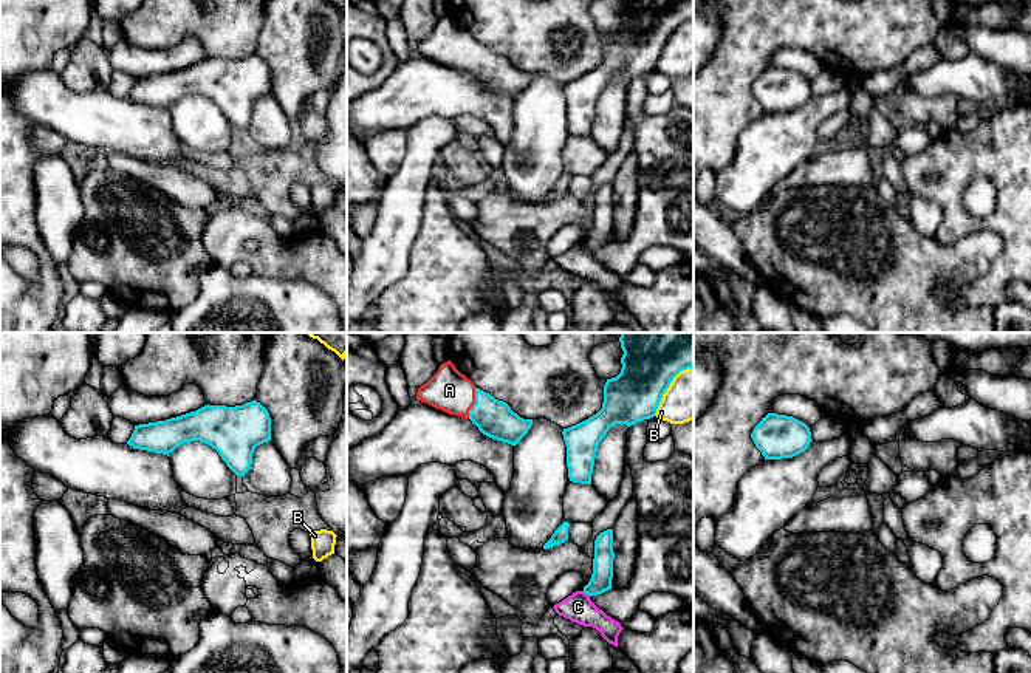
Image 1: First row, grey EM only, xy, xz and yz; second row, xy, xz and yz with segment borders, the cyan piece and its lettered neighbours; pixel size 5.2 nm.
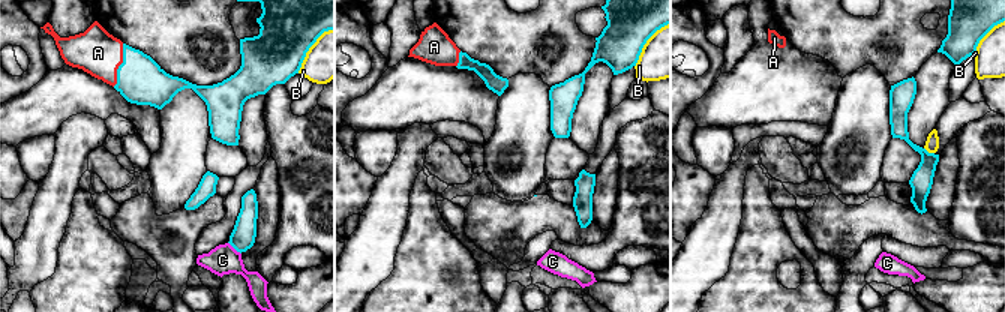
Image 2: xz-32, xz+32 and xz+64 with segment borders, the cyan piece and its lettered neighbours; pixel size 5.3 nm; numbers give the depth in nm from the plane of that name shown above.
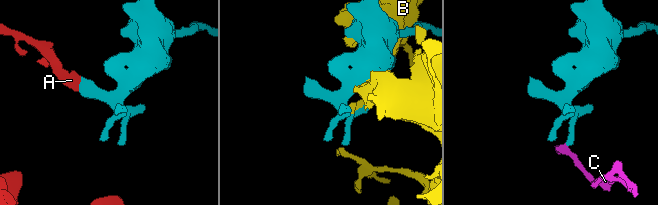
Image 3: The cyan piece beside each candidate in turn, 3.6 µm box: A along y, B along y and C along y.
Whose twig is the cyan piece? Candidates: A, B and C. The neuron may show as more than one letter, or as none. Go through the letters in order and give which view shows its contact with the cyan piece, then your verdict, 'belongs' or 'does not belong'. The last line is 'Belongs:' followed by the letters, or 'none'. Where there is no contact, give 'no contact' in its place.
A: xz | belongs
B: xz | does not belong
C: xz | does not belong
Belongs: A

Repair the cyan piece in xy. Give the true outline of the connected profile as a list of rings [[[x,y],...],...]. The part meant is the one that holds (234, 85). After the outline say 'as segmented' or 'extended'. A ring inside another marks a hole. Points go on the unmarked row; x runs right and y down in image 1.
[[[255,53],[235,60],[207,57],[176,71],[135,79],[127,97],[169,110],[190,94],[215,102],[226,119],[243,130],[251,122],[255,101],[271,94],[271,71]]]; as segmented

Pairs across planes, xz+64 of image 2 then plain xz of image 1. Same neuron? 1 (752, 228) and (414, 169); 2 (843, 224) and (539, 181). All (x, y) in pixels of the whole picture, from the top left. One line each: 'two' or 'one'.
1: two
2: two

